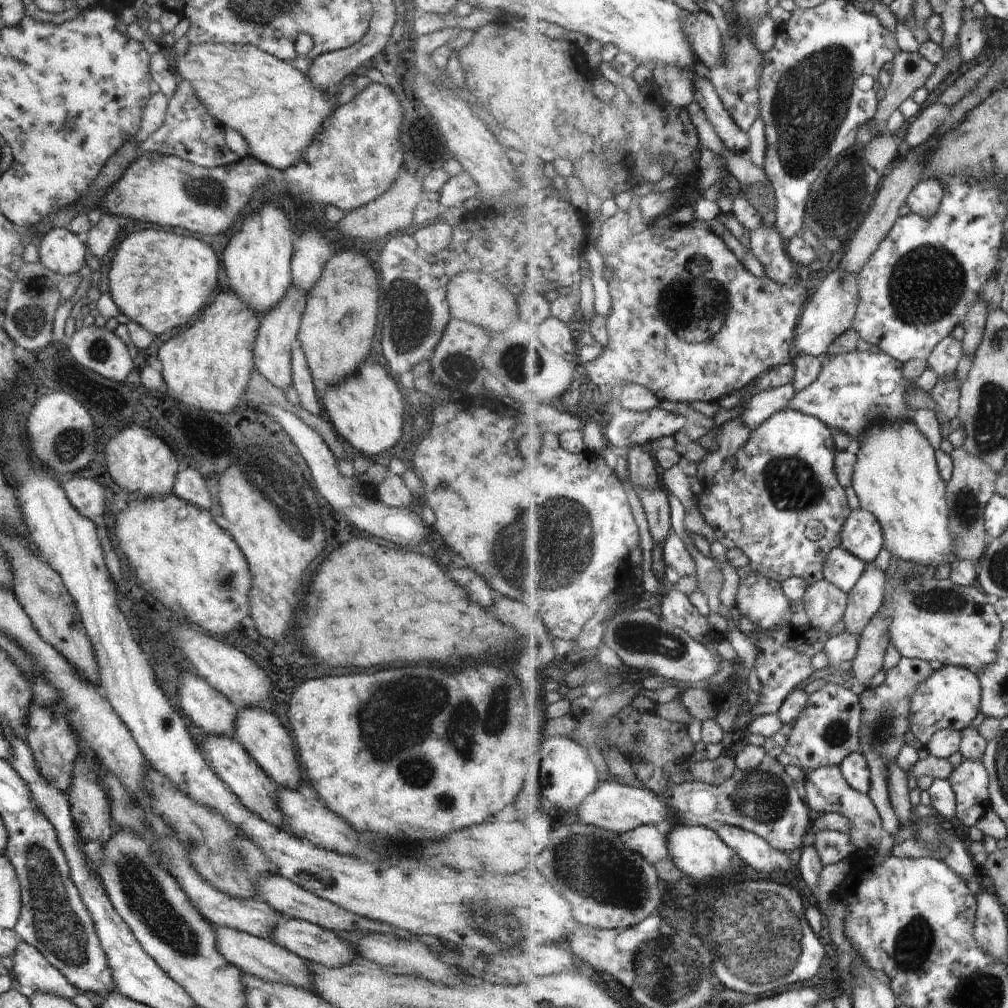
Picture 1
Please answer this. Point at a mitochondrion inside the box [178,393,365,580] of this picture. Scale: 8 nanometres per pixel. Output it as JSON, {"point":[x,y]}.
{"point":[295,516]}

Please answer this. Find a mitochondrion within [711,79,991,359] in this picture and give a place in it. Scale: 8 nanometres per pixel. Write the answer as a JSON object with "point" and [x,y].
{"point":[926,284]}

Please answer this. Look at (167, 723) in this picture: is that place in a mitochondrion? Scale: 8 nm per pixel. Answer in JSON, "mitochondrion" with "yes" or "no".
{"mitochondrion":"no"}

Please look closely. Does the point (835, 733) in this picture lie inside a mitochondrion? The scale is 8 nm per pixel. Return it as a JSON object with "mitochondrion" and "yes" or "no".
{"mitochondrion":"yes"}

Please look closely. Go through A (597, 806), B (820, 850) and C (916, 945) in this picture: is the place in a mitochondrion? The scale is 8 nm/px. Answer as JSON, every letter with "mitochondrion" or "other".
{"A":"other","B":"other","C":"mitochondrion"}

